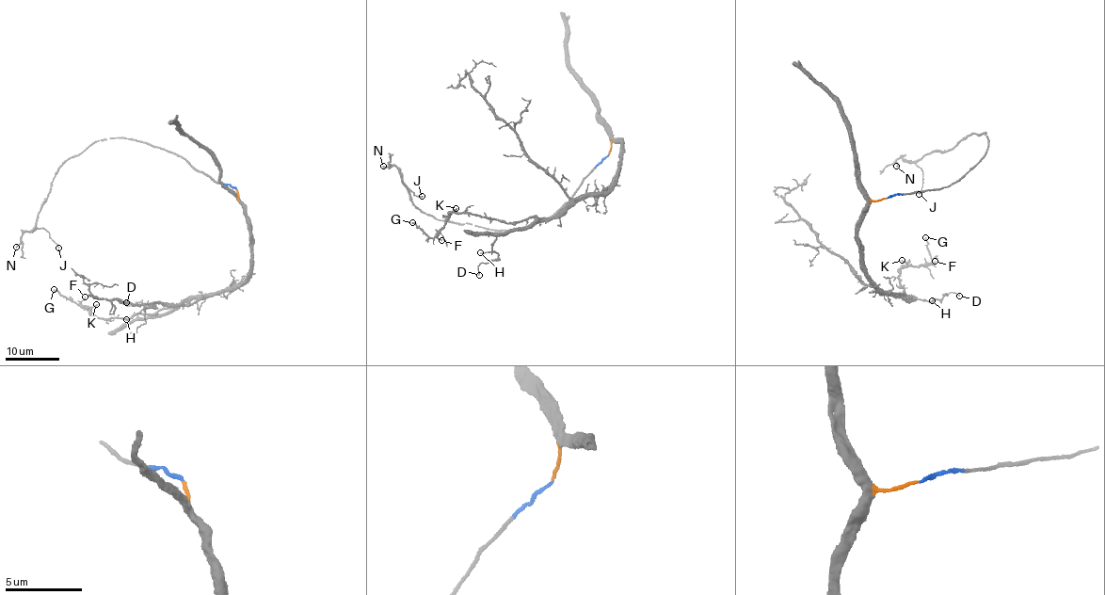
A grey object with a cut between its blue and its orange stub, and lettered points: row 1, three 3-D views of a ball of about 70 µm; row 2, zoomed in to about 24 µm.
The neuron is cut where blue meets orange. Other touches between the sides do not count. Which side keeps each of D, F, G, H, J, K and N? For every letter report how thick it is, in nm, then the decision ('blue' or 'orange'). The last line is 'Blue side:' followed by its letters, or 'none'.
D: 100 nm | orange
F: 90 nm | orange
G: 200 nm | orange
H: 80 nm | orange
J: 100 nm | blue
K: 110 nm | orange
N: 150 nm | blue
Blue side: J, N

